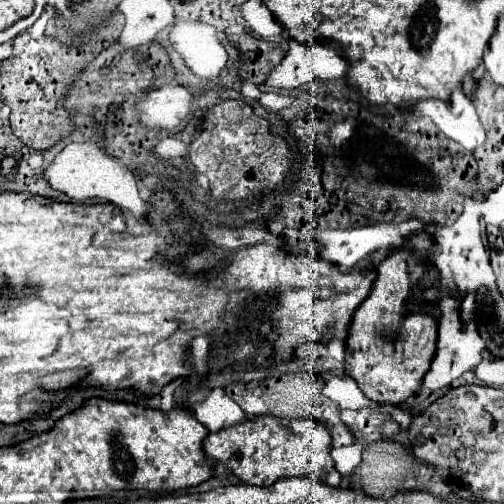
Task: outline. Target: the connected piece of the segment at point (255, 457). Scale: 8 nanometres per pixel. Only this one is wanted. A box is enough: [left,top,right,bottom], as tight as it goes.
[203,418,341,488]

